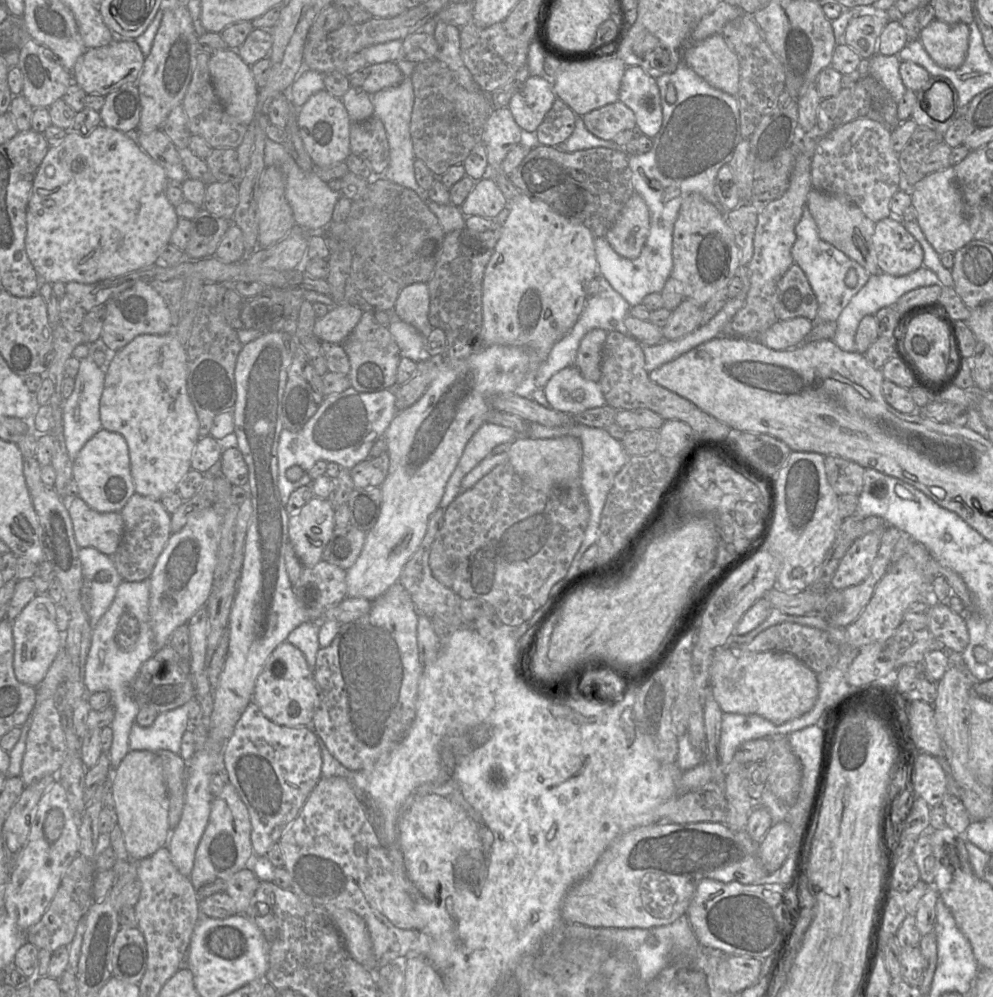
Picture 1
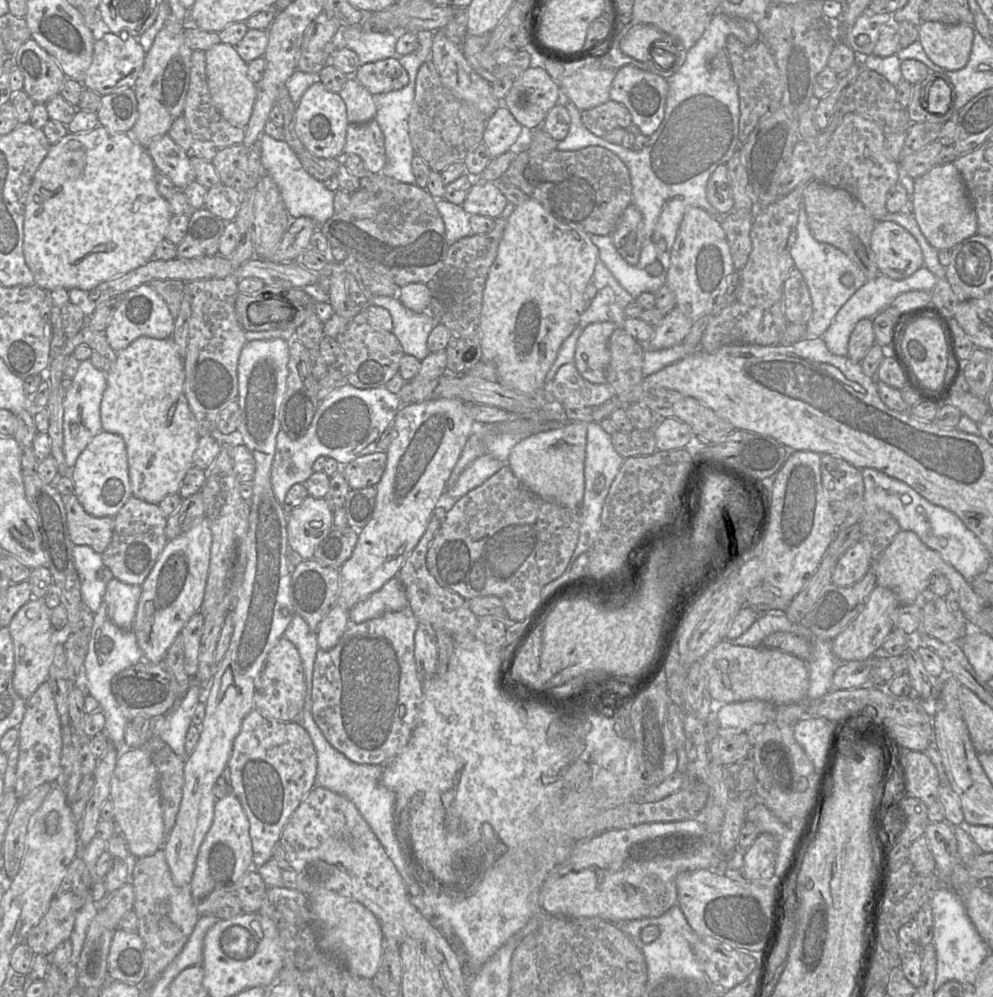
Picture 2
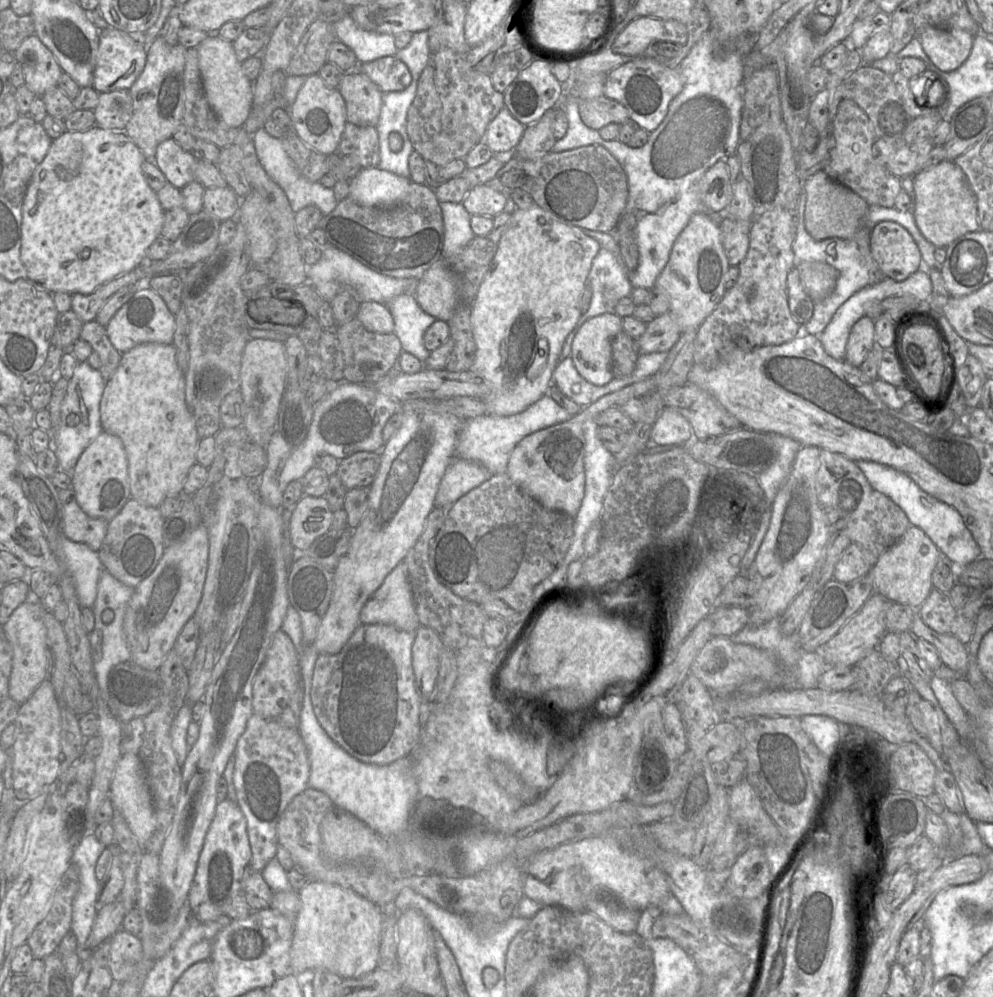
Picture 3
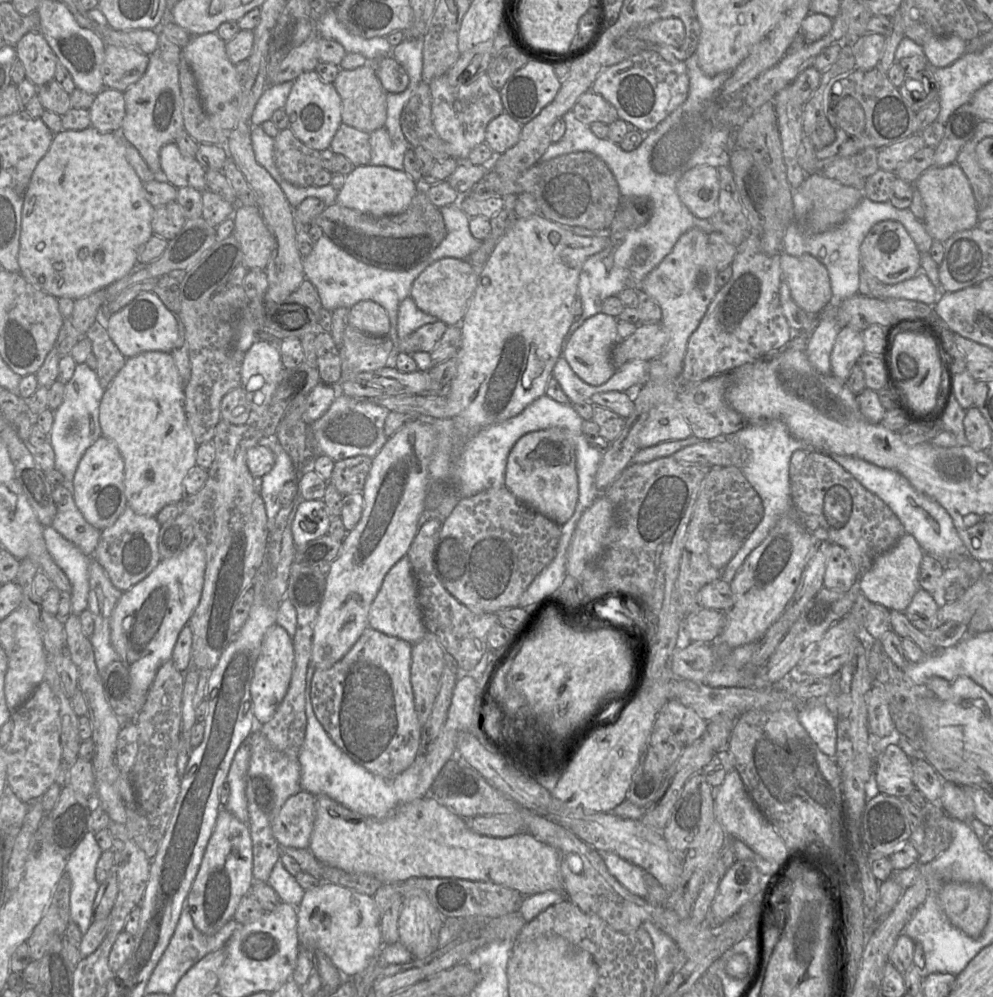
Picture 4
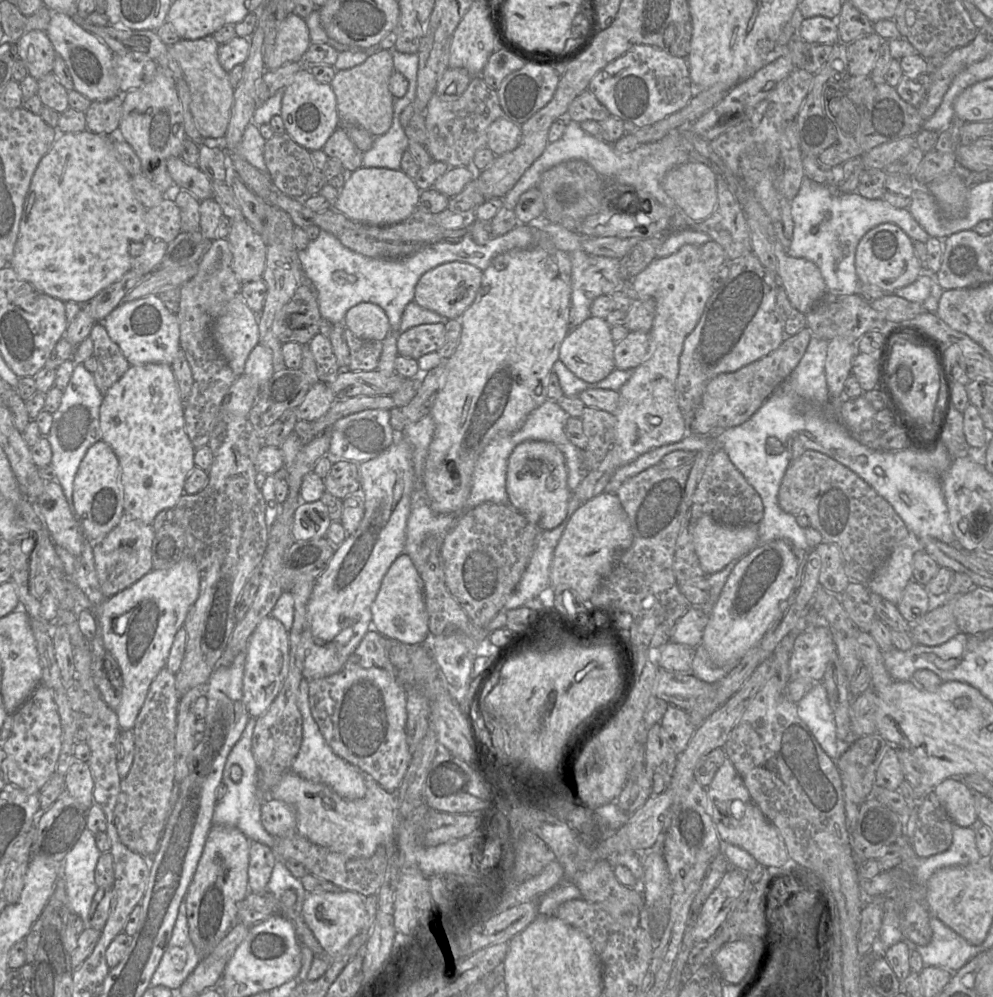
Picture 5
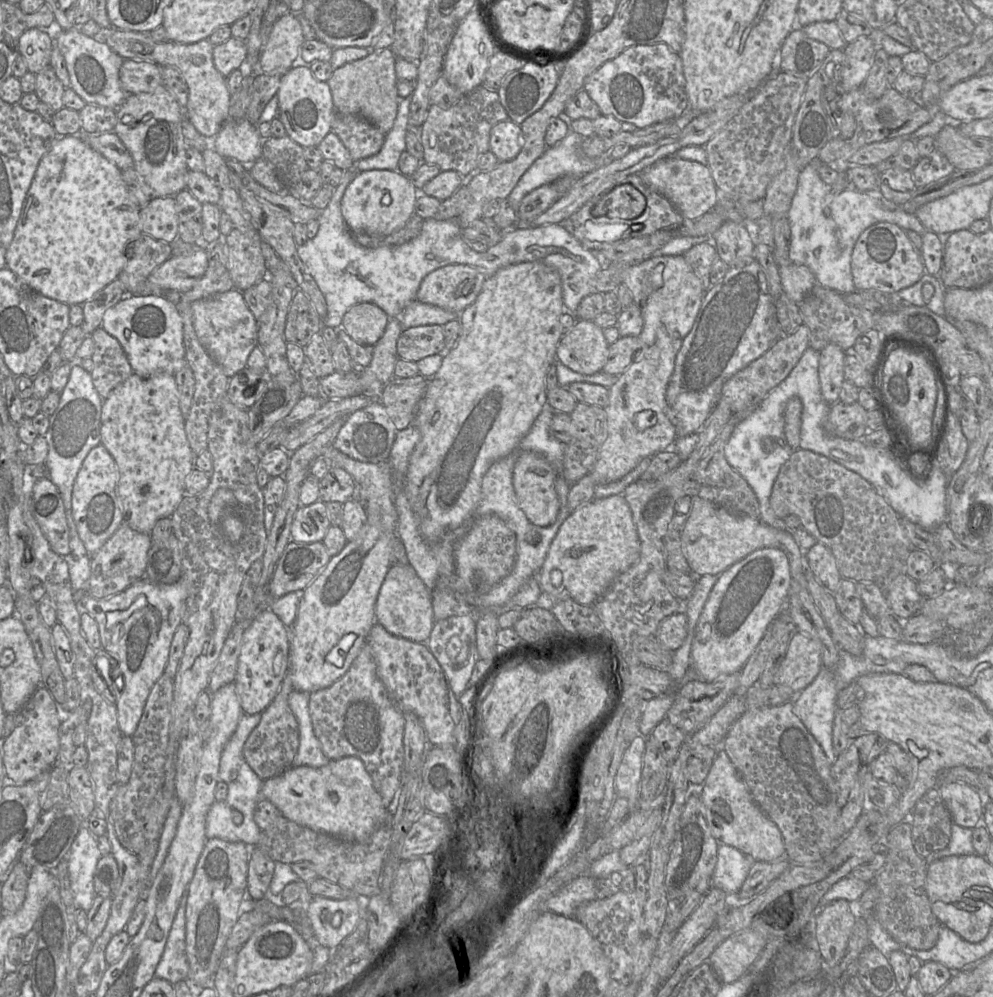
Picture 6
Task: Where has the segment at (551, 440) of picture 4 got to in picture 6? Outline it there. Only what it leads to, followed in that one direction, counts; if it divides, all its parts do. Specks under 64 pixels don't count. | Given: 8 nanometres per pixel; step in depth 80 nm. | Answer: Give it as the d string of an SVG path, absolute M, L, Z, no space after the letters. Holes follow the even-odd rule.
M531 452L522 453L515 462L512 482L520 508L527 519L536 526L552 525L560 509L559 498L555 489L557 473L541 456Z

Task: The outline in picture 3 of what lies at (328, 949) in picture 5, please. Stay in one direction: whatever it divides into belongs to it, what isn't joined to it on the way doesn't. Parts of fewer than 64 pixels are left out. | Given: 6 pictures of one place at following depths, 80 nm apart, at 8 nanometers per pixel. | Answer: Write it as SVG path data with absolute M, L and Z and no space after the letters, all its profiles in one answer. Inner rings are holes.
M309 881L299 891L300 909L294 924L290 948L291 971L301 973L327 969L343 979L362 977L377 968L380 954L383 914L381 909L354 891L338 885Z

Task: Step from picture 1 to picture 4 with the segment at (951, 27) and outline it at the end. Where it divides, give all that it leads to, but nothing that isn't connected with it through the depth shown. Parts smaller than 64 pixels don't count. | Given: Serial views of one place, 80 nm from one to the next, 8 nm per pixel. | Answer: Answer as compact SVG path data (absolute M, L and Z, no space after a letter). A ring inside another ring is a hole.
M956 35L934 37L923 45L924 55L929 65L938 68L950 66L967 51L968 42Z

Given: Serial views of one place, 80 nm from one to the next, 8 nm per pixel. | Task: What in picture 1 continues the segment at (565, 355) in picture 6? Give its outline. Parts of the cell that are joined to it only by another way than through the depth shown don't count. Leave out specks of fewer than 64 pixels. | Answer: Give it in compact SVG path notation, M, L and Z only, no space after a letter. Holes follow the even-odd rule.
M601 328L590 330L582 338L575 360L575 366L588 380L599 382L601 378L602 352L608 332Z

